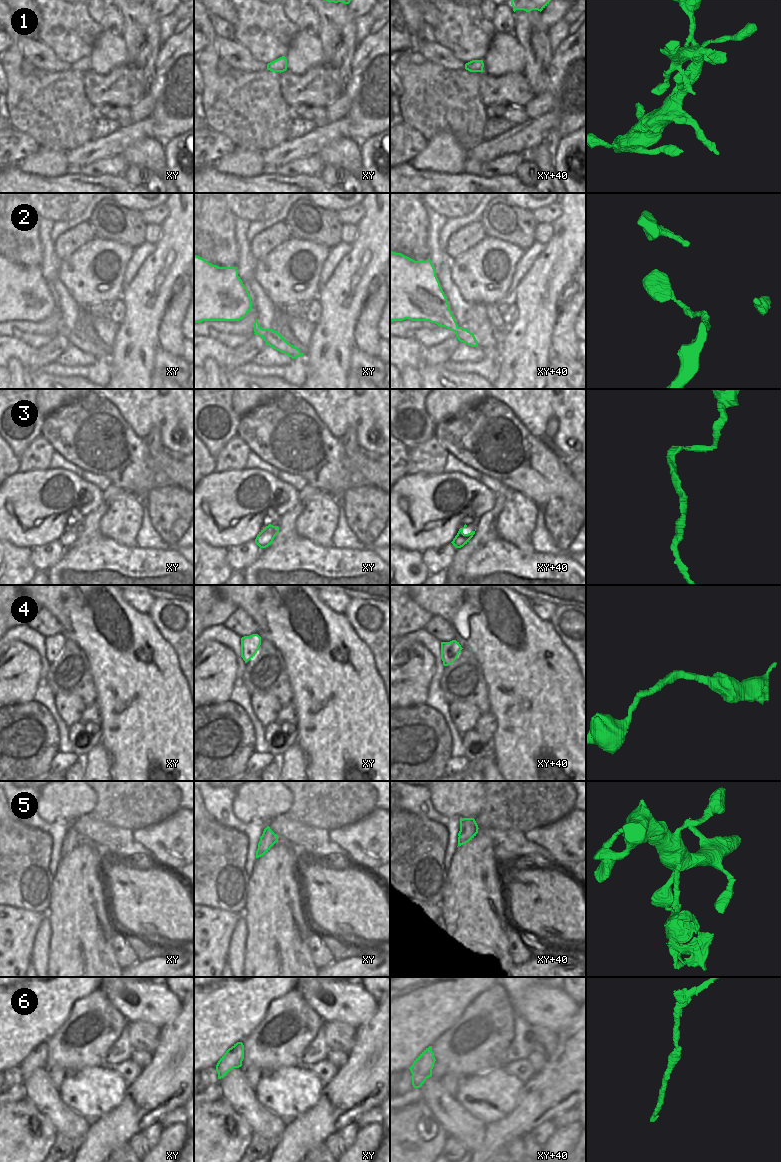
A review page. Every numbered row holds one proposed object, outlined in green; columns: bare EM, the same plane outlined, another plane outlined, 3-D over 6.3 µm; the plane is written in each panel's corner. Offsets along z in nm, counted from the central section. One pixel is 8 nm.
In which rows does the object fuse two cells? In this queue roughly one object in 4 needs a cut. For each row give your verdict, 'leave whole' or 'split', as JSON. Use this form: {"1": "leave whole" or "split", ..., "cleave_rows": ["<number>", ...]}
{"1": "leave whole", "2": "leave whole", "3": "leave whole", "4": "leave whole", "5": "split", "6": "leave whole", "cleave_rows": ["5"]}

